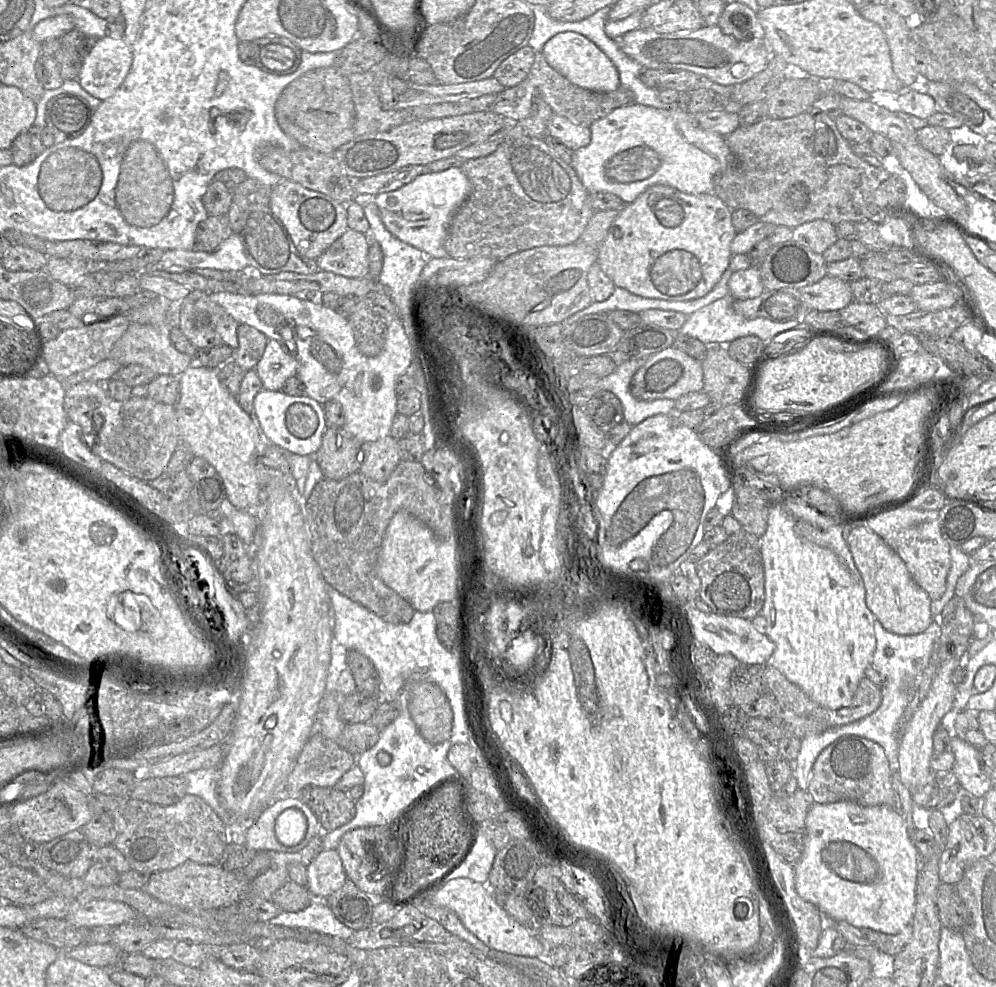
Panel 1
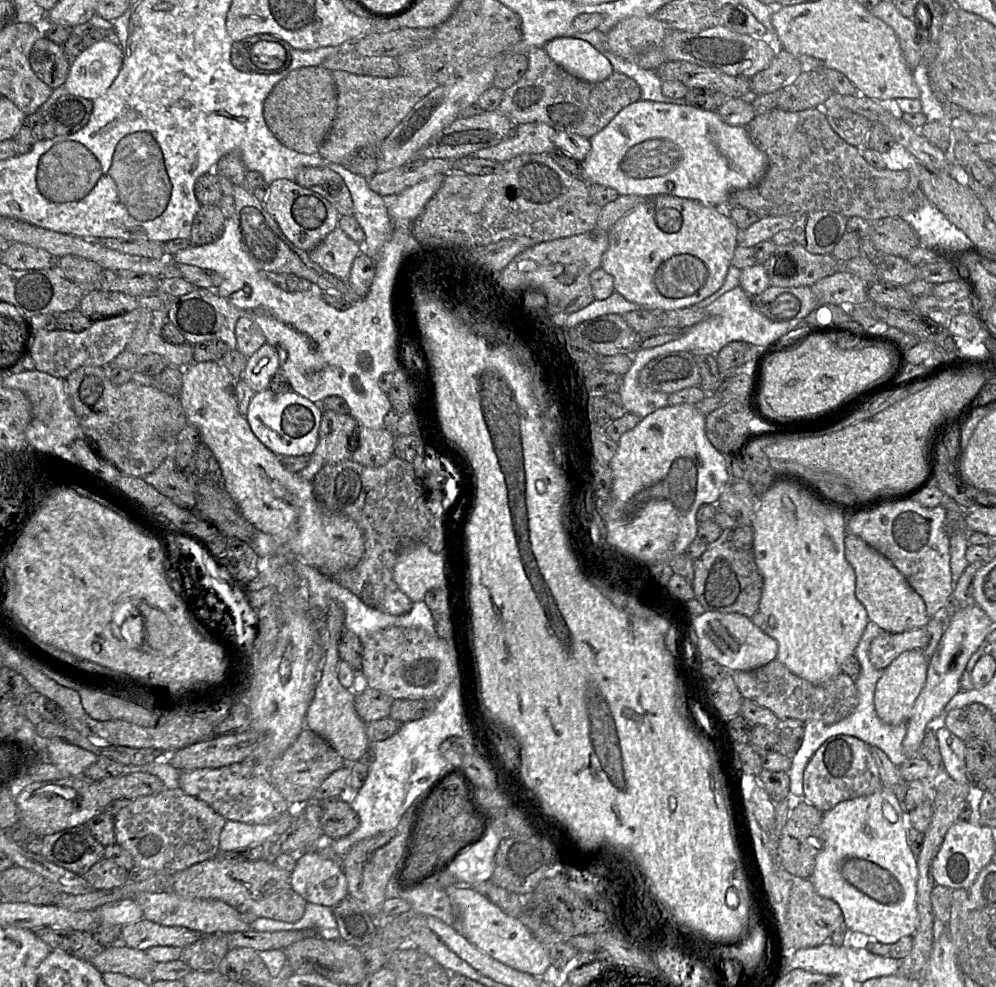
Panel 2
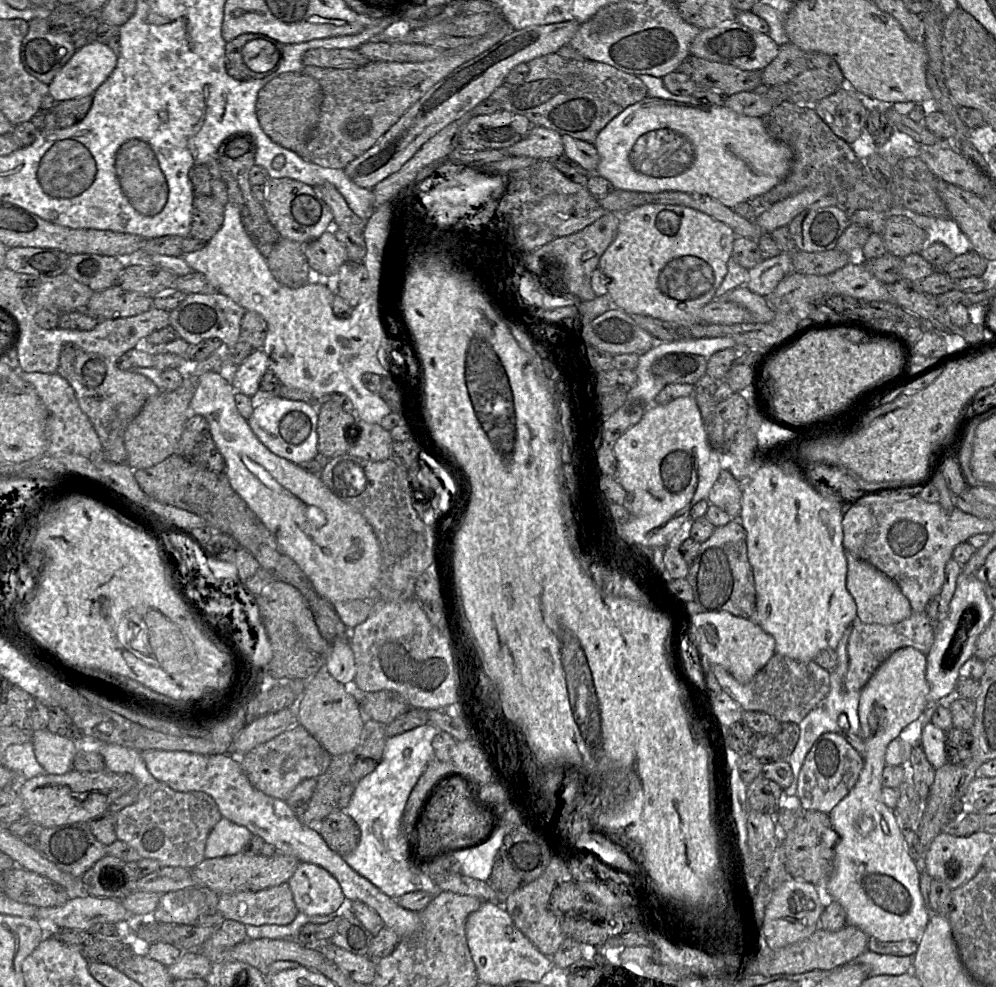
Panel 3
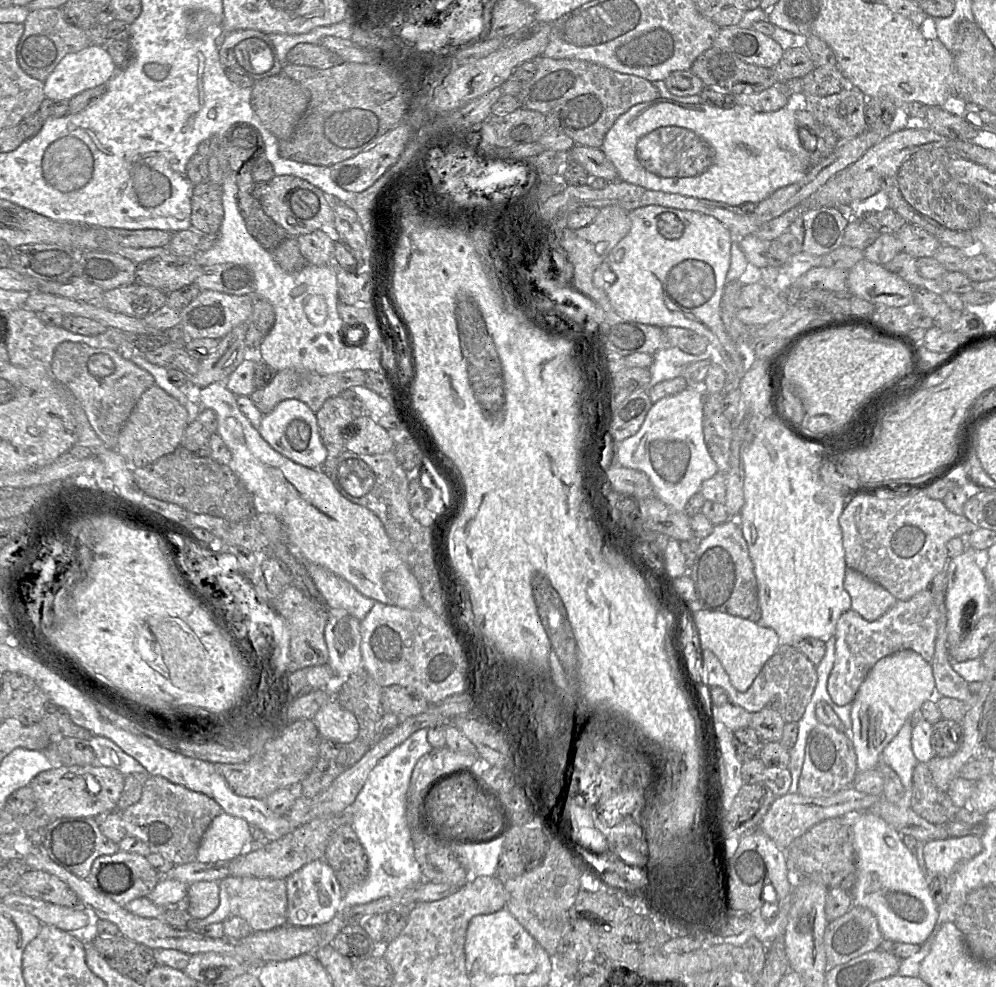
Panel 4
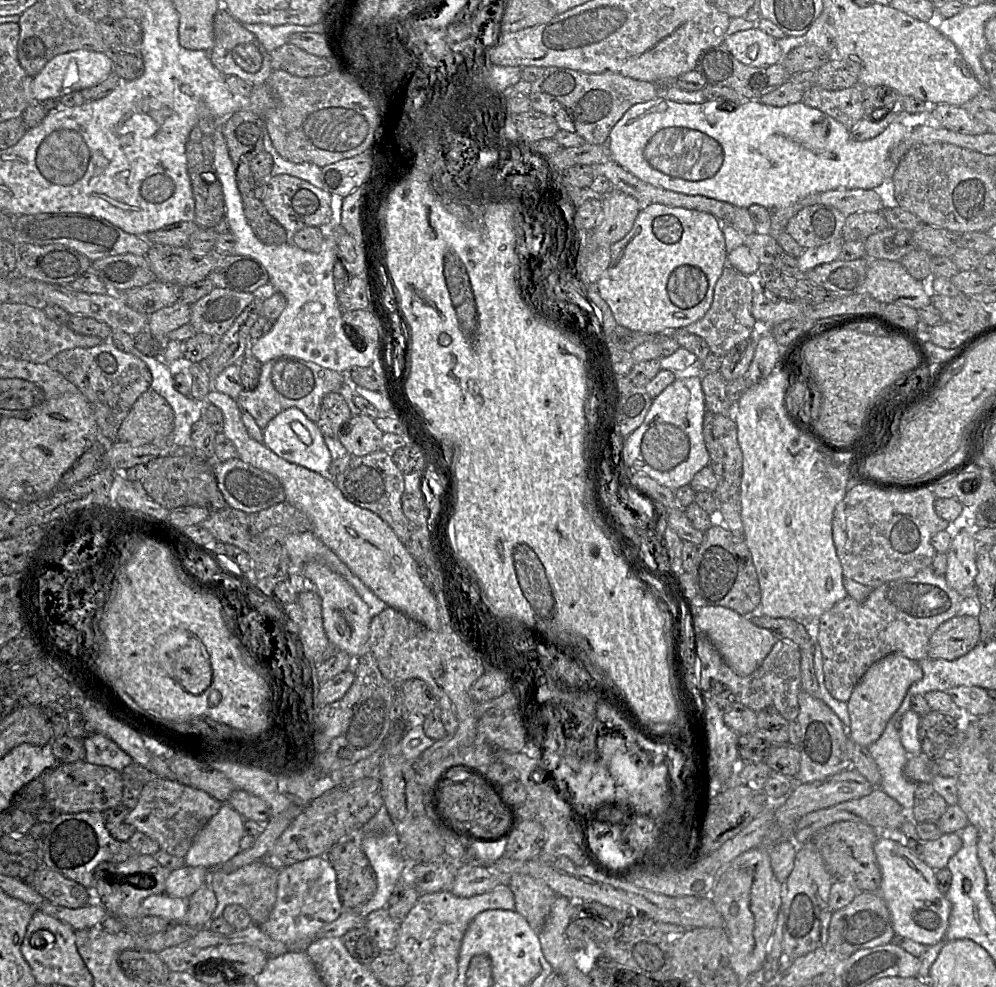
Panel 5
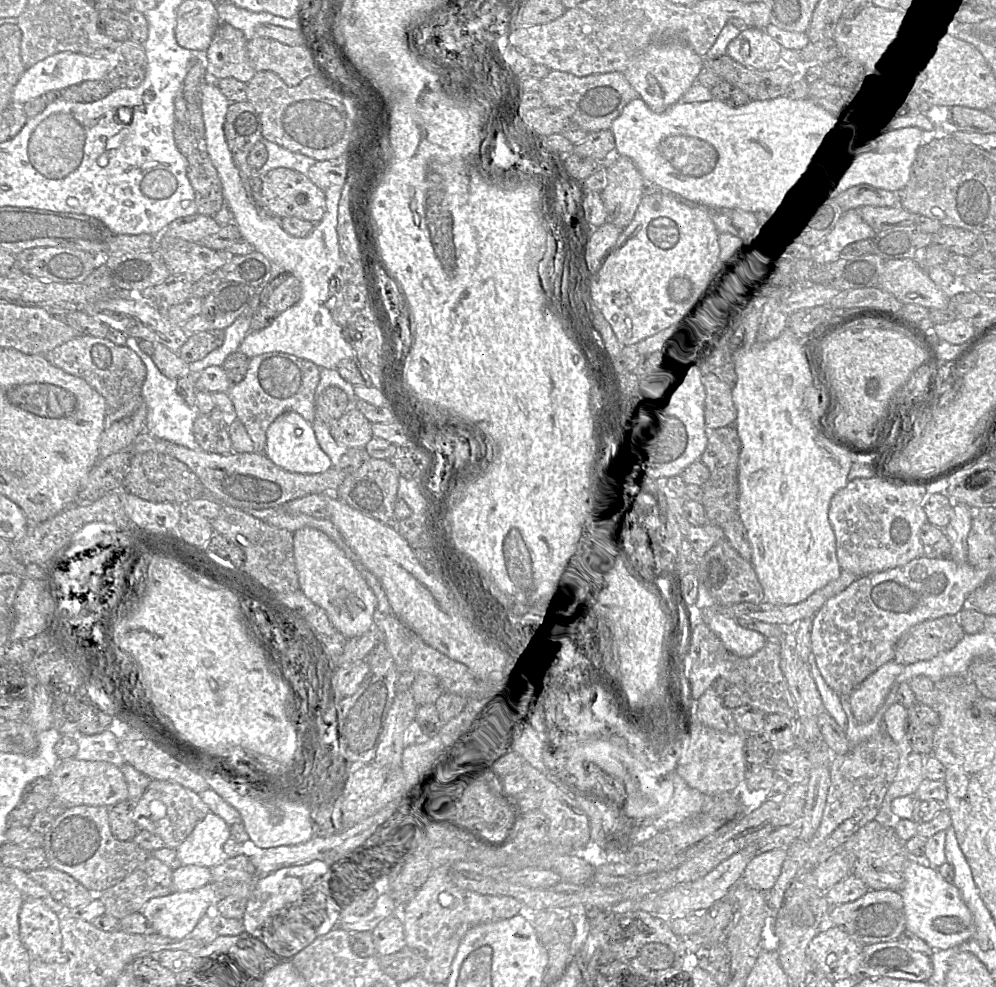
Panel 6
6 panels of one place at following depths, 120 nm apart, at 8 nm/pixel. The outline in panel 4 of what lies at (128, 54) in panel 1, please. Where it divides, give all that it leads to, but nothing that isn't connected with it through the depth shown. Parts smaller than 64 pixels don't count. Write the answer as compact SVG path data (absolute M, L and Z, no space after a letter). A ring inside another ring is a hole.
M90 44L82 50L67 54L44 81L44 94L53 101L70 100L84 90L106 85L117 69L105 46Z

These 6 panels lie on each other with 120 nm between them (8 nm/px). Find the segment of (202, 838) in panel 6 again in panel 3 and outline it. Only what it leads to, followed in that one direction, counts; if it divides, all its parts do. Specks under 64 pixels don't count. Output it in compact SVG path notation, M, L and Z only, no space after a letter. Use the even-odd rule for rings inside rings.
M224 817L210 831L205 846L205 858L216 858L240 853L253 833L245 826Z

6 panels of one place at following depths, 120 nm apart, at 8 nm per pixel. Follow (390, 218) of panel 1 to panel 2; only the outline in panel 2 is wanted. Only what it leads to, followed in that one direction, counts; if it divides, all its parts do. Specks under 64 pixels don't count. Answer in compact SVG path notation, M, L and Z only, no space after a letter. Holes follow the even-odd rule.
M436 174L405 189L398 195L382 196L393 220L393 229L395 223L412 223L438 191L445 177L445 174Z

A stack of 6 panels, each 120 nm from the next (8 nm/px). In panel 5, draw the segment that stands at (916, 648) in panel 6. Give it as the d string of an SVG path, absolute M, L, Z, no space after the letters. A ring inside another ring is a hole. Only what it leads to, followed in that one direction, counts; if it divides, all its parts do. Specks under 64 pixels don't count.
M974 607L972 608L972 612L967 612L962 615L956 615L953 618L943 622L931 635L928 643L928 657L934 658L934 659L944 659L944 660L955 660L965 654L967 654L969 651L971 651L978 643L980 642L980 624L978 621L978 618L974 614Z

